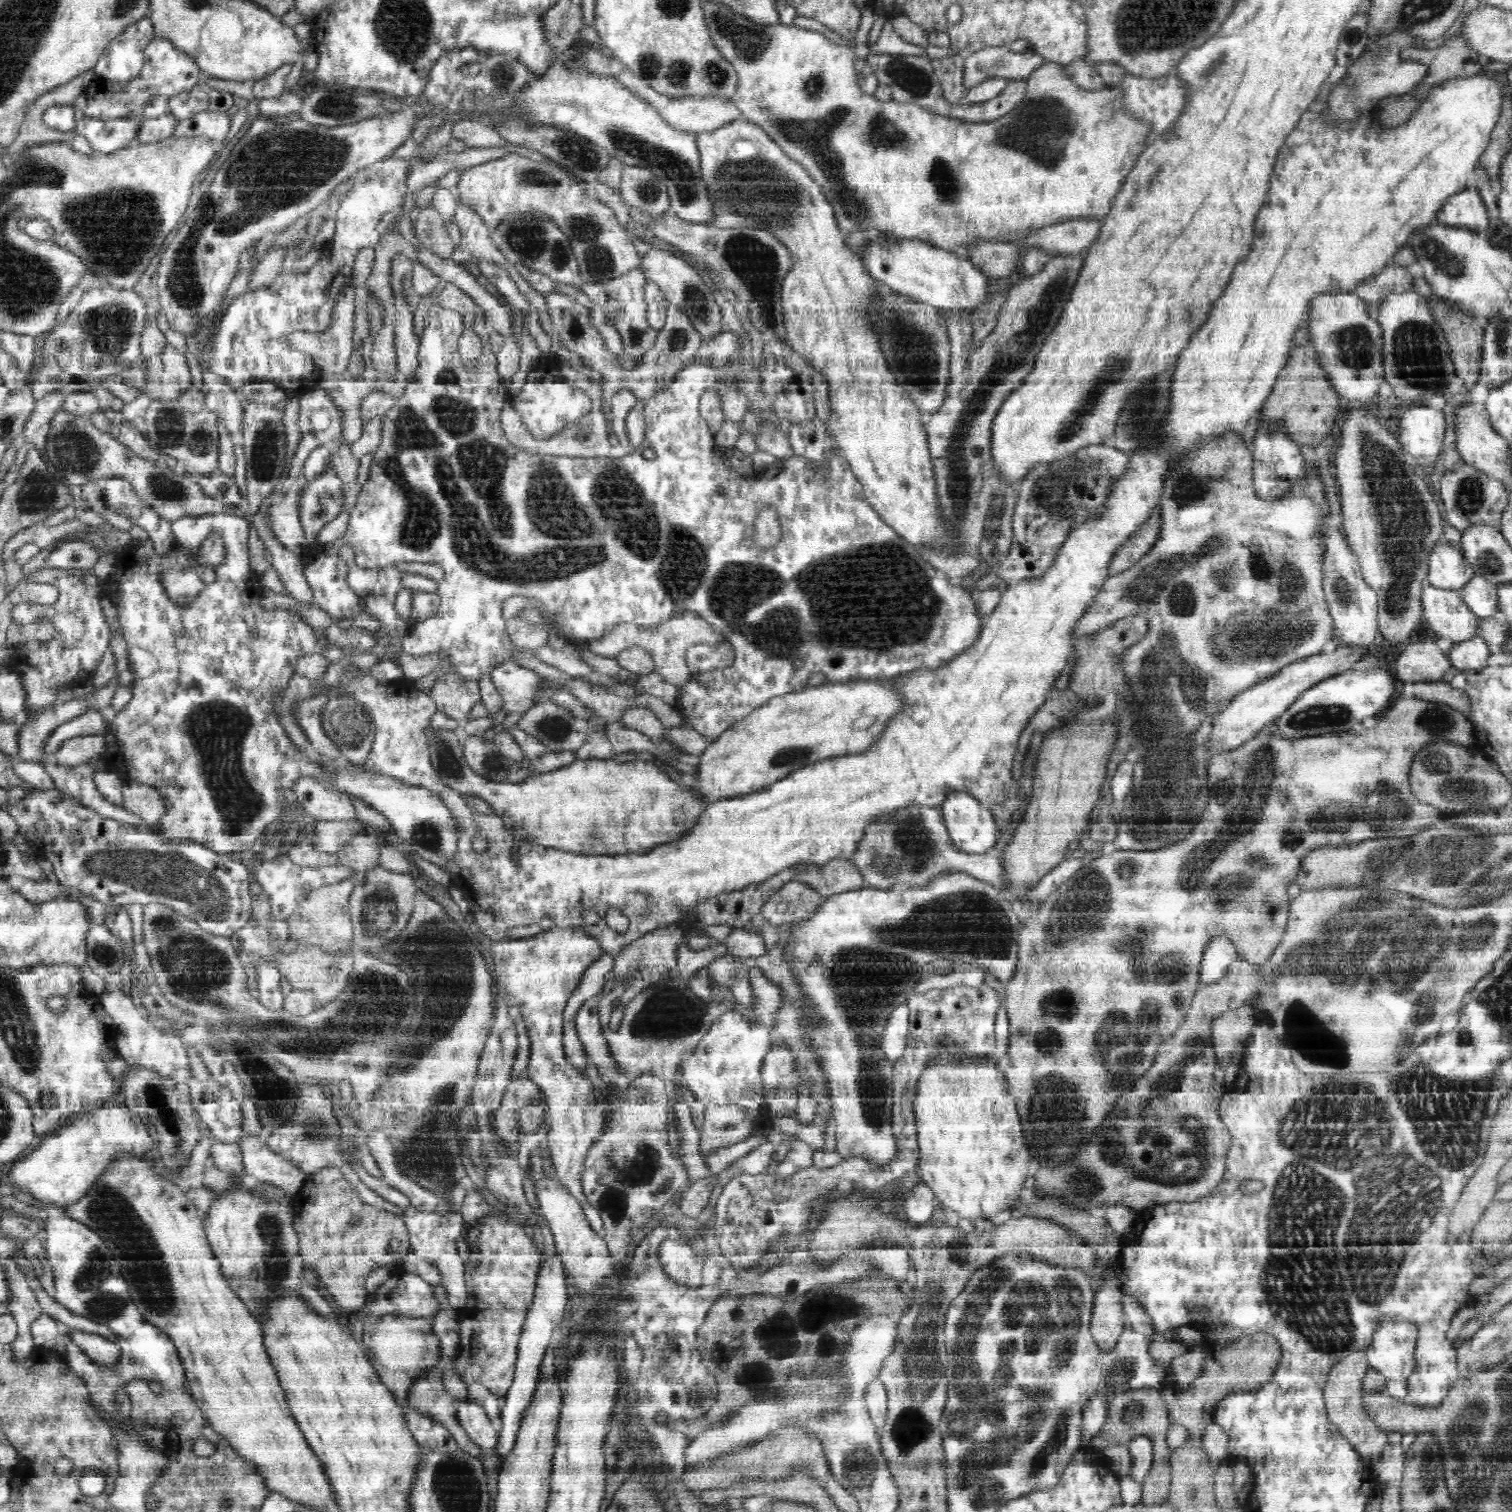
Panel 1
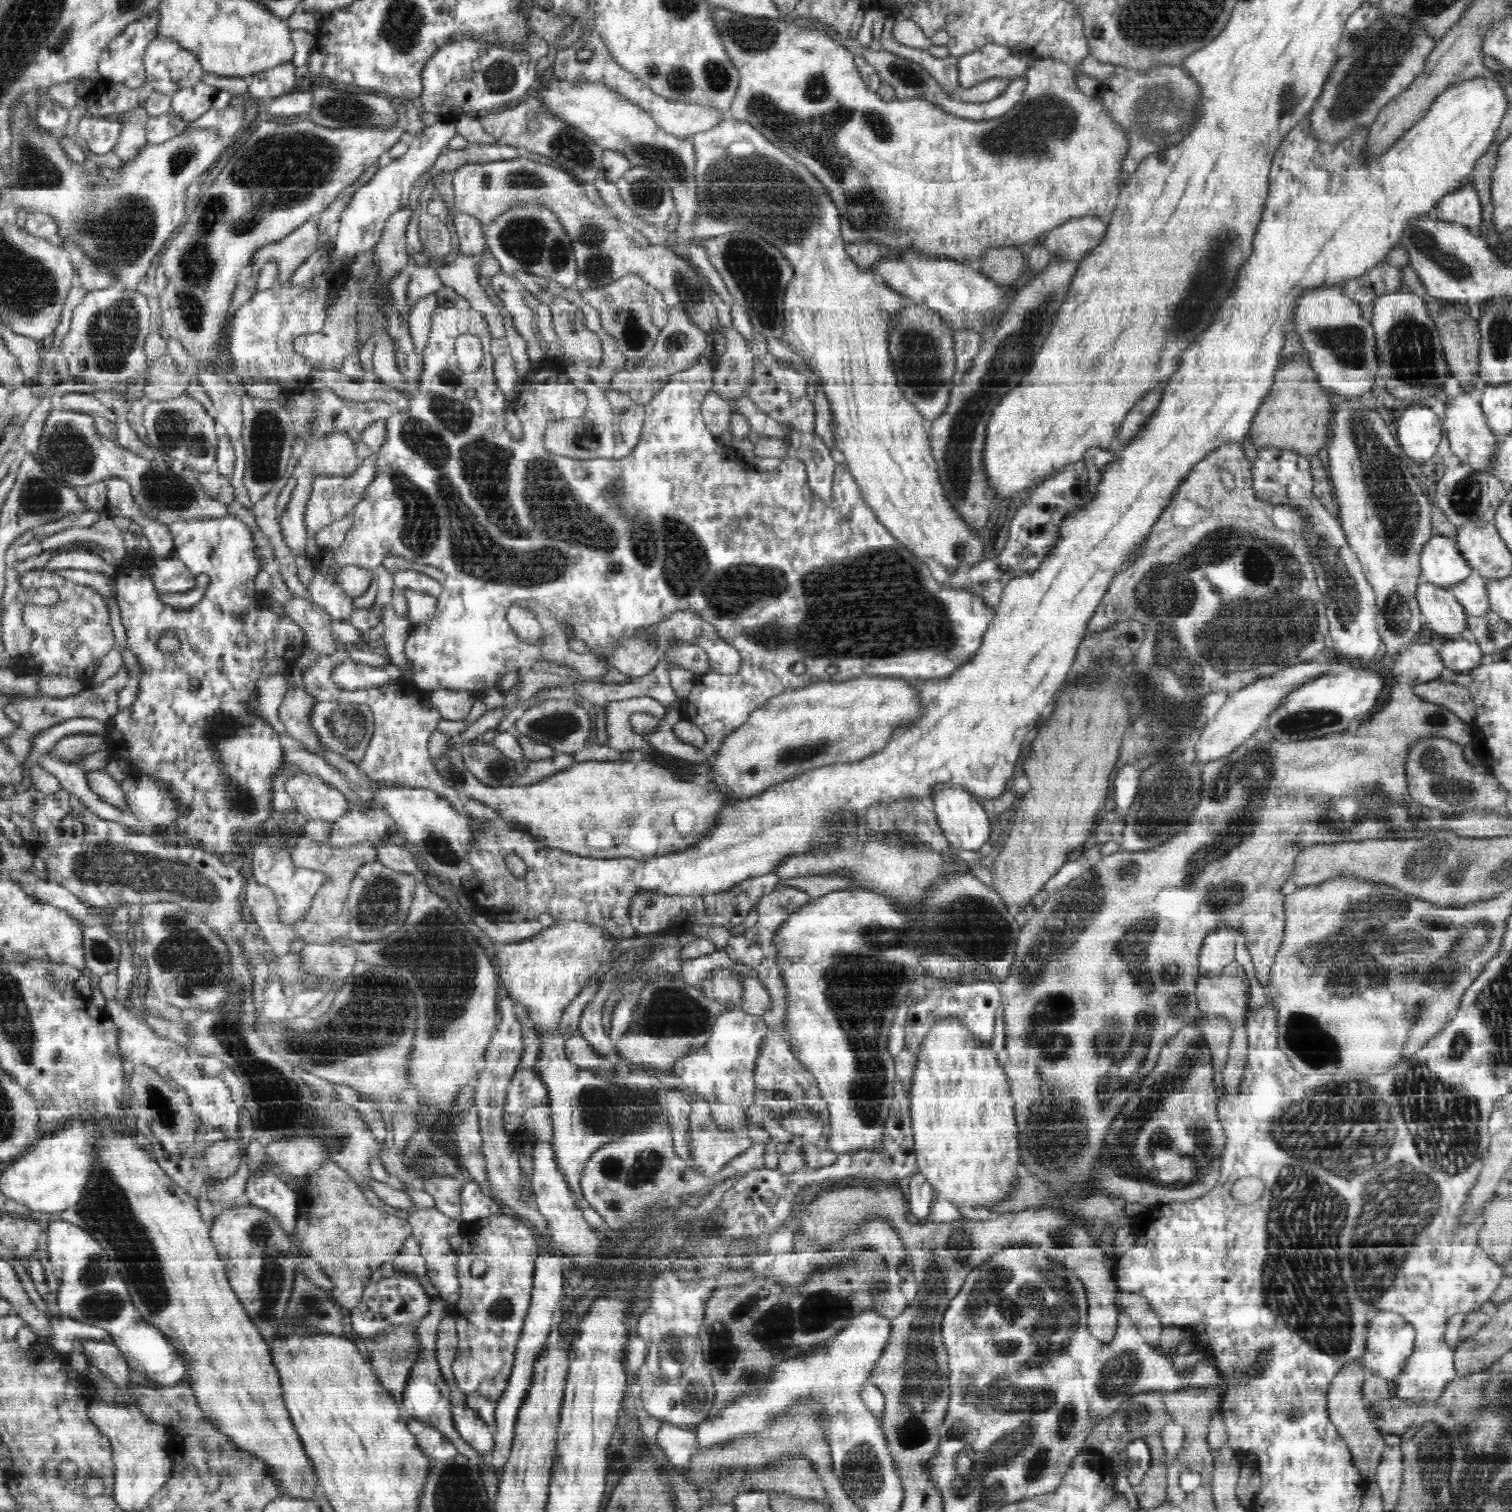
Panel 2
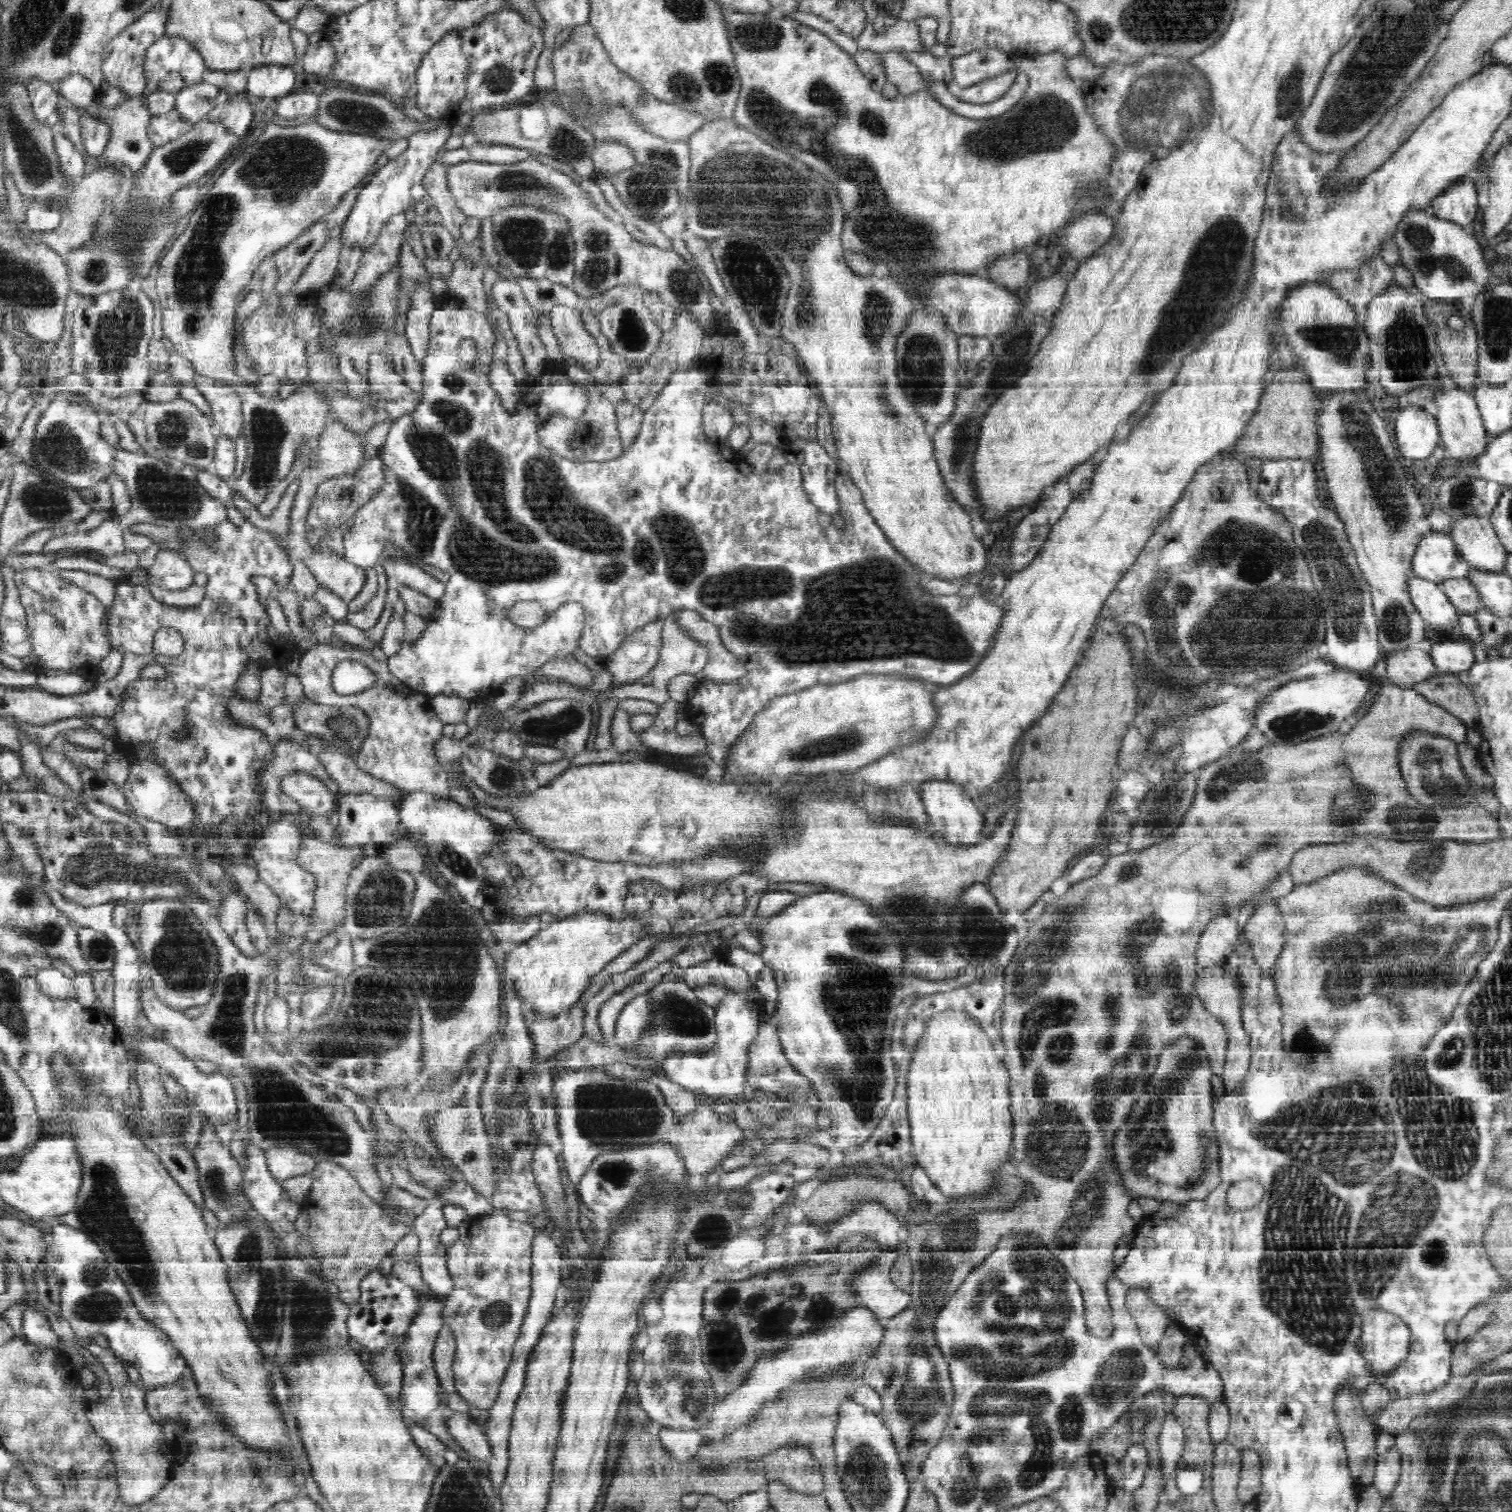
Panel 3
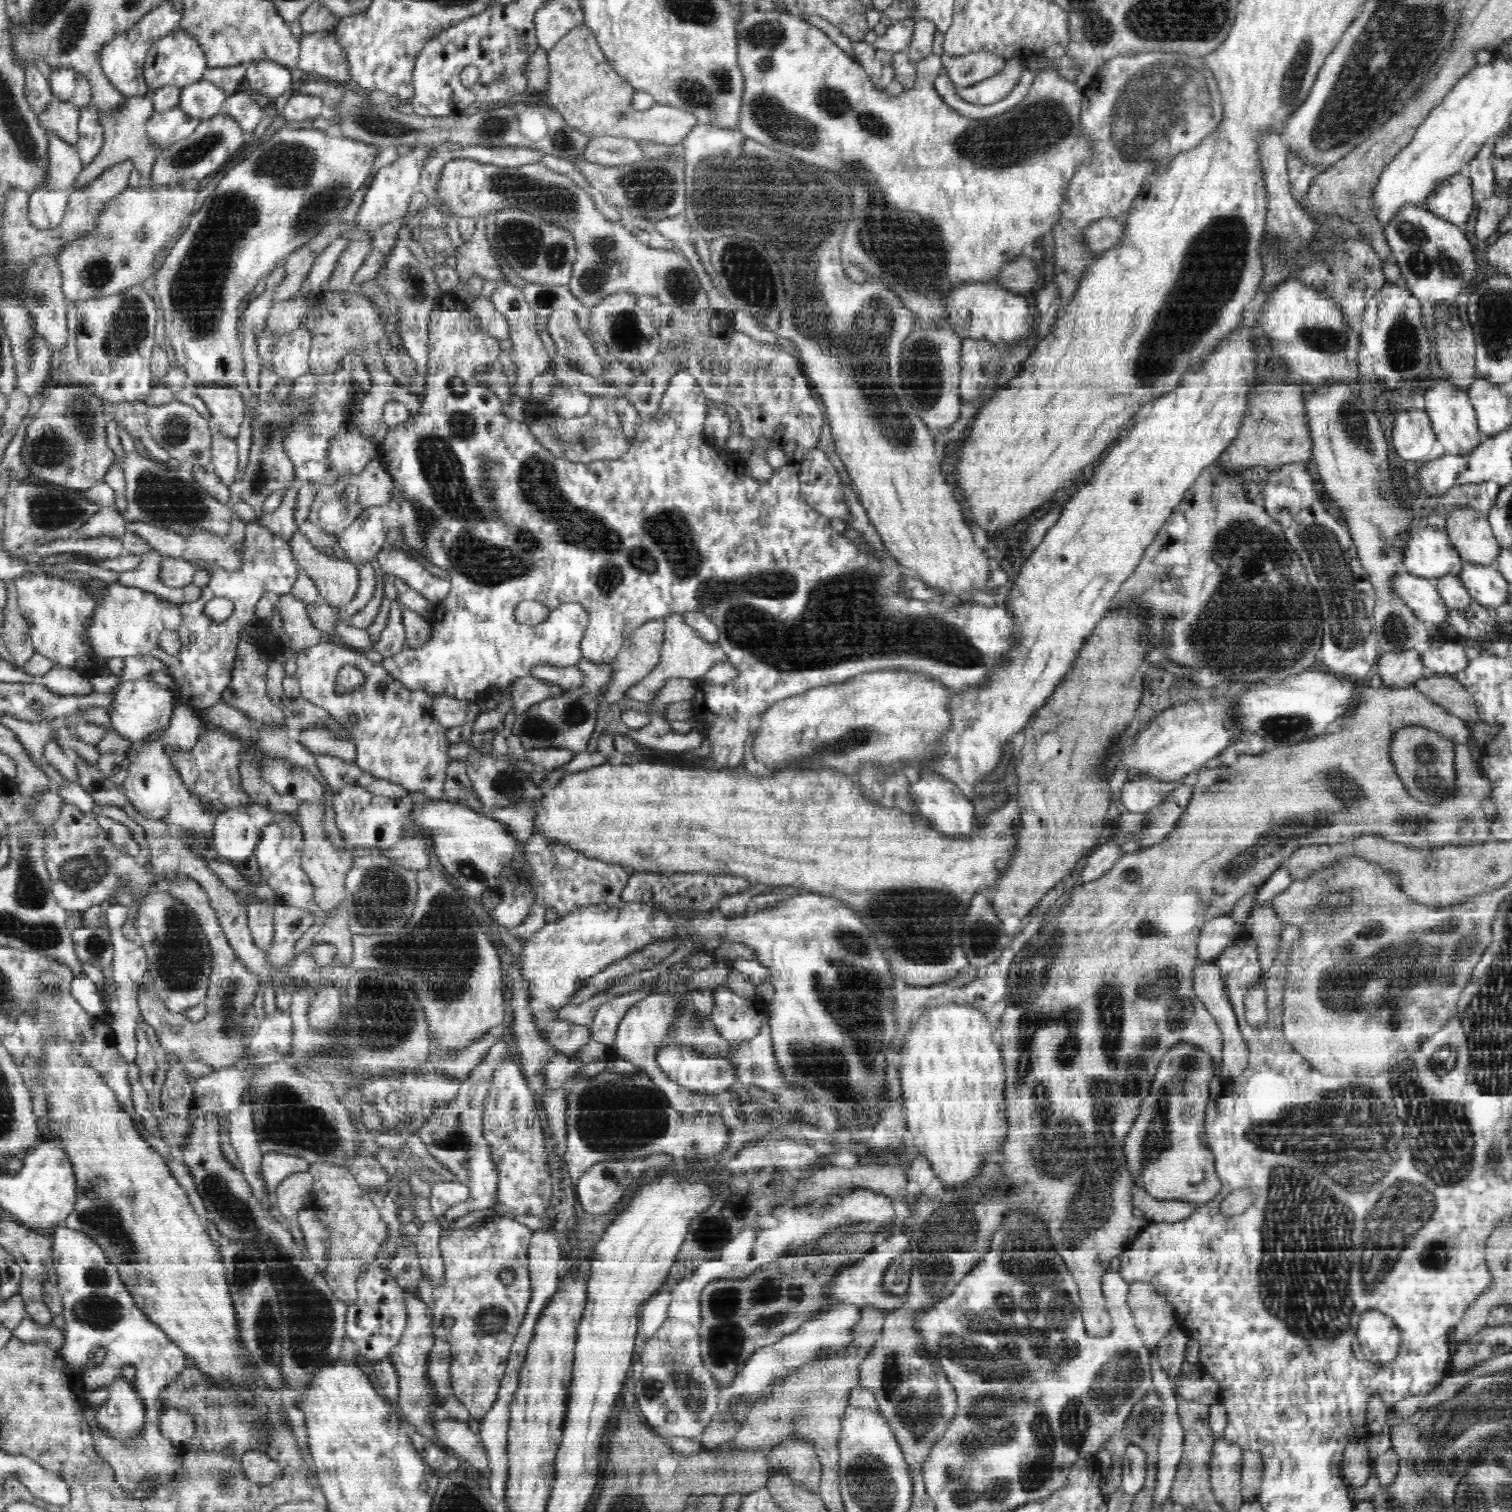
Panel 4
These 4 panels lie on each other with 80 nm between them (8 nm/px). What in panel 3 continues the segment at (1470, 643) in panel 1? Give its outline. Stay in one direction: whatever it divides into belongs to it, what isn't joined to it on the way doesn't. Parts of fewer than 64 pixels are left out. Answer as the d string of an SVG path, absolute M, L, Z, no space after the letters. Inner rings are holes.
M1442 640L1431 647L1431 656L1434 659L1438 672L1446 674L1458 674L1468 670L1476 661L1474 660L1474 647L1466 641Z

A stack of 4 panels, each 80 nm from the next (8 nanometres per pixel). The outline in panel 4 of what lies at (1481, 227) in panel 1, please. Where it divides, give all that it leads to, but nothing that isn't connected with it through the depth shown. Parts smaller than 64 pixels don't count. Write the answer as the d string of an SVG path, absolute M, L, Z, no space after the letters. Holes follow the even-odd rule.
M1465 172L1444 180L1436 193L1422 205L1440 219L1465 226L1476 203L1477 197L1473 194L1471 178Z

